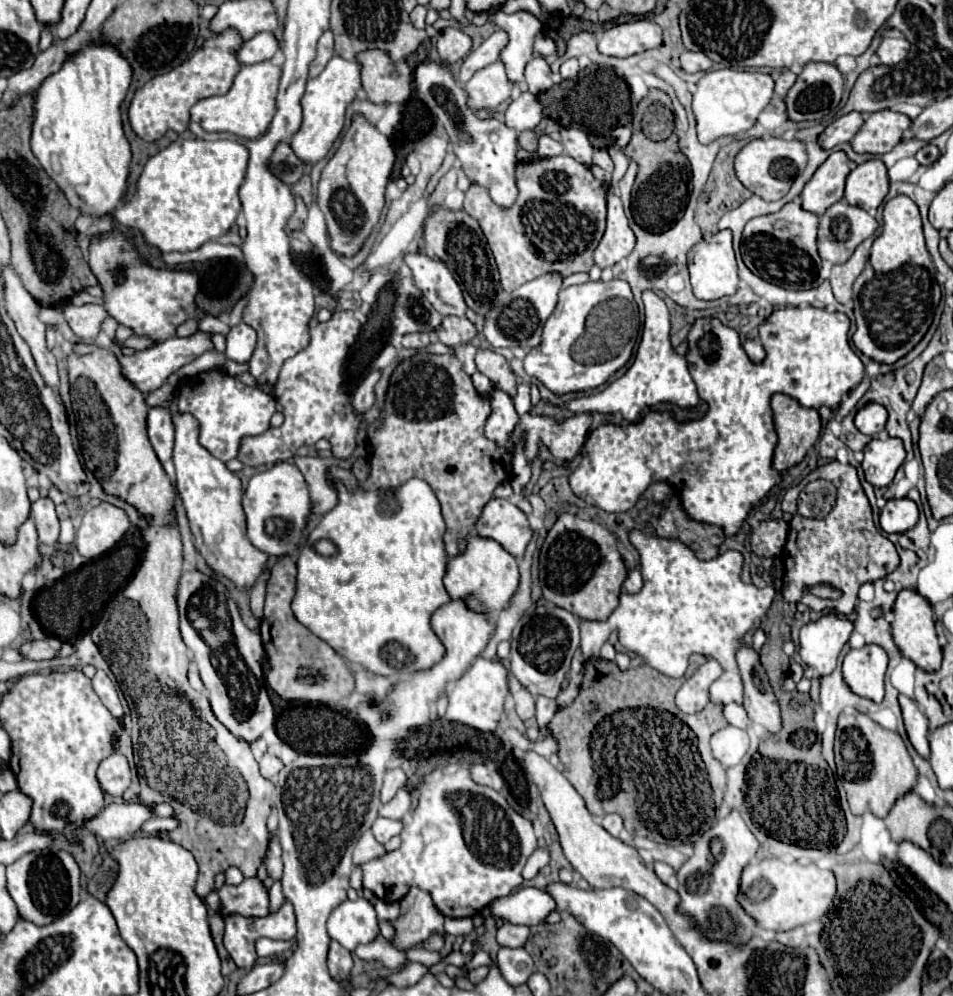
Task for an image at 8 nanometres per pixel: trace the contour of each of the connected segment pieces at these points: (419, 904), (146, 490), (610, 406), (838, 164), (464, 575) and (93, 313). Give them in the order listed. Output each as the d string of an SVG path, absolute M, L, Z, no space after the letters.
M411 889L407 893L407 901L401 905L401 915L391 923L395 927L395 937L391 945L399 951L407 951L423 945L431 935L443 935L443 919L435 913L435 905L431 905L431 897L421 889Z
M79 343L75 353L67 357L69 381L71 381L71 403L77 415L77 423L83 429L81 437L81 455L85 467L93 471L107 495L115 495L125 503L133 505L143 517L149 519L149 527L143 529L145 551L141 563L131 577L131 581L115 593L115 597L103 609L97 625L91 631L93 643L99 647L103 659L109 663L113 675L119 681L119 687L129 703L133 717L133 751L137 775L145 787L139 791L139 801L143 805L153 805L167 801L173 807L173 817L179 821L179 827L173 831L159 831L161 839L179 843L187 851L195 853L199 865L199 877L195 893L203 899L213 891L215 875L235 865L245 877L255 877L259 865L263 863L269 831L267 817L271 811L271 793L273 783L267 781L253 759L253 753L245 741L231 737L223 725L211 713L209 701L203 693L195 691L187 681L187 647L179 633L179 613L175 605L175 589L183 571L183 553L181 553L181 535L177 529L175 513L175 489L167 473L163 471L159 459L147 437L147 405L143 403L143 393L133 385L123 381L119 373L119 361L109 351L97 345Z
M653 291L643 293L645 303L645 325L641 343L635 355L633 365L629 371L607 385L603 391L593 395L583 395L579 399L573 399L567 403L567 409L575 413L621 413L625 421L633 421L639 417L639 413L651 405L657 403L673 403L681 409L691 409L699 405L699 395L695 389L695 383L689 375L689 361L685 355L677 355L671 337L669 337L669 309L661 297L657 297Z
M833 151L829 159L815 171L813 179L805 185L801 199L803 209L823 215L833 203L843 199L845 179L849 175L849 159L843 151Z
M479 535L467 537L467 549L463 555L449 559L449 569L445 575L445 589L453 601L463 599L465 607L475 613L497 615L511 605L511 597L519 587L517 559L511 557L497 541L483 539Z
M67 305L63 309L63 315L71 327L71 331L83 339L83 341L91 341L97 337L99 327L103 323L103 319L107 317L107 311L101 305L83 305L83 307L75 307L75 305Z

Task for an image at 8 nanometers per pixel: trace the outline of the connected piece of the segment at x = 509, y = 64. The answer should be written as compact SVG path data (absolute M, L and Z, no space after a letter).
M499 11L491 15L489 21L499 25L509 35L509 43L503 47L499 55L499 59L505 65L507 79L515 83L521 91L527 91L523 71L525 71L525 65L533 59L533 39L541 31L543 25L525 11L519 11L513 15Z

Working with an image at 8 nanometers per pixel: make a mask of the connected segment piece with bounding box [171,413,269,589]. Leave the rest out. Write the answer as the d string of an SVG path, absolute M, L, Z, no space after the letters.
M171 413L171 421L175 427L175 447L173 447L173 465L177 473L175 483L189 517L195 547L199 549L199 553L205 557L205 561L213 571L231 579L239 589L253 587L269 555L255 549L247 539L245 513L241 507L243 485L239 477L225 467L223 461L219 461L203 445L199 445L197 441L199 423L191 413Z

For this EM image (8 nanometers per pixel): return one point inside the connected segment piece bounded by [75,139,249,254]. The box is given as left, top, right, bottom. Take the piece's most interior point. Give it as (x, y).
(188, 194)

